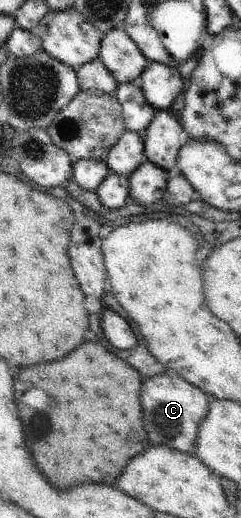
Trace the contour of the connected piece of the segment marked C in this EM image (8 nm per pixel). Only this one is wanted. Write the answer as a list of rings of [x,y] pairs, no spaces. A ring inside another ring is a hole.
[[[173,373],[146,380],[142,384],[140,400],[144,410],[144,430],[148,434],[150,444],[168,446],[186,454],[193,454],[198,428],[208,414],[207,395],[190,381]]]

